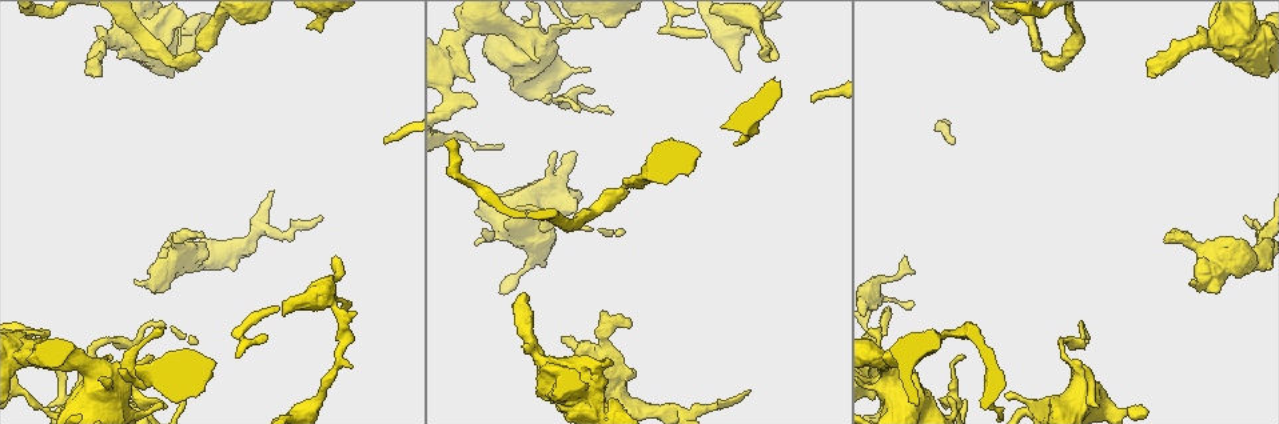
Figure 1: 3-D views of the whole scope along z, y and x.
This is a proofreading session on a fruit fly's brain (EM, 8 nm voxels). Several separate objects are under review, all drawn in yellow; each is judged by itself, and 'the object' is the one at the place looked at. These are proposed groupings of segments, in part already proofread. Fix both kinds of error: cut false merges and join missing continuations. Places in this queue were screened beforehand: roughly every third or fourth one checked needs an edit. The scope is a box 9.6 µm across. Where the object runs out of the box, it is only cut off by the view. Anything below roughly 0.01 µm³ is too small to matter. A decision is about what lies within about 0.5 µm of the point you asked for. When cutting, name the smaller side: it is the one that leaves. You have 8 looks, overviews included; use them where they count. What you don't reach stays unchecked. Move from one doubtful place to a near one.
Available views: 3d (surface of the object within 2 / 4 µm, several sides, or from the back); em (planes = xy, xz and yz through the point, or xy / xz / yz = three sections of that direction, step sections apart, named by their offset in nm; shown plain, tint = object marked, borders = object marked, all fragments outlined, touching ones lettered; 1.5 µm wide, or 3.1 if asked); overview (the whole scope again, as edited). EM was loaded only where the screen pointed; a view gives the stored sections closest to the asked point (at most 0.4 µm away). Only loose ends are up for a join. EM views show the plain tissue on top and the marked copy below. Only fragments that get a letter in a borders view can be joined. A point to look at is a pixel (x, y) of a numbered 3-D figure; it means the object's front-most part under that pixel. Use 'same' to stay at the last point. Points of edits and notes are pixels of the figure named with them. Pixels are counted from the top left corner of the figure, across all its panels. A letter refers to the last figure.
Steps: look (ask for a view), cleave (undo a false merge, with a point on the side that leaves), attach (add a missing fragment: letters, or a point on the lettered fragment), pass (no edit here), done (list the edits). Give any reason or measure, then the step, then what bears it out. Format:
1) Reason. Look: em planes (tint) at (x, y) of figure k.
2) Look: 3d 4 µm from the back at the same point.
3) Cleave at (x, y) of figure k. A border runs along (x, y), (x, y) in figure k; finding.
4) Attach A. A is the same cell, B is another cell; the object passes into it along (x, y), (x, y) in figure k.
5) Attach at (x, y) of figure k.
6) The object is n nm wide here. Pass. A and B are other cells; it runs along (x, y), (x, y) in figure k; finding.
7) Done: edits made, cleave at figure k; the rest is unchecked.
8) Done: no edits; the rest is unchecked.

An open end. Look: em xz step 4 (borders) at (102, 74) of figure 1.

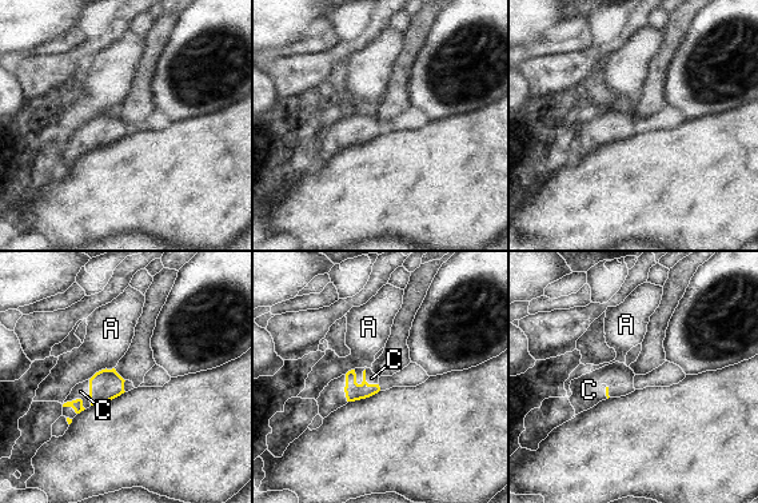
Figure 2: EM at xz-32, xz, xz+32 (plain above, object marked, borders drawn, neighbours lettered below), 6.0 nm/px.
The object is 140 nm wide here. Attach C. C is the same cell, A is another cell; the neuron continues.

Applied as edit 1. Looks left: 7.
Branch stops here. Look: em planes (borders) at (203, 233) of figure 1.

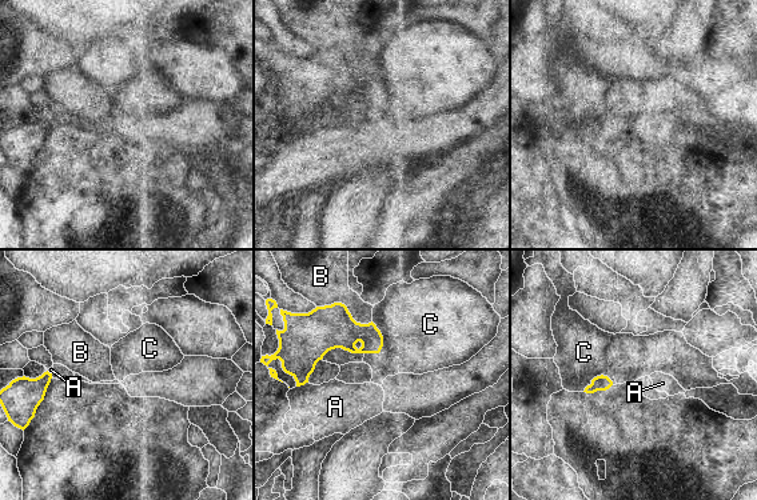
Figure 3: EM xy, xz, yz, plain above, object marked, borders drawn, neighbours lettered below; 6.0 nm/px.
Pass. A, B and C are other cells; no lettered fragment goes on from it.

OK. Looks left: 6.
Thin end. Look: 3d 4 µm at (151, 355) of figure 1.

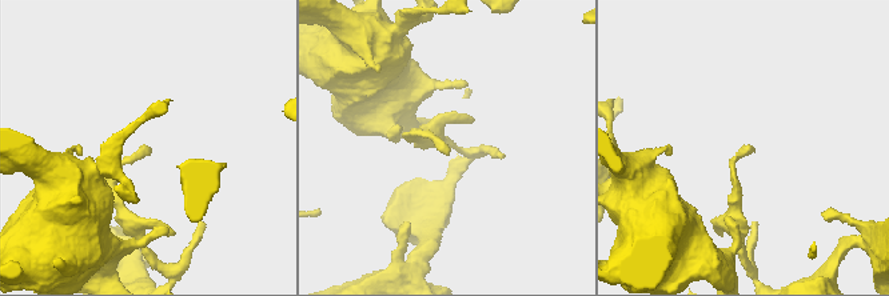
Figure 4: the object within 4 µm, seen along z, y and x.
Look: em yz step 4 (borders) at (150, 148) of figure 4.

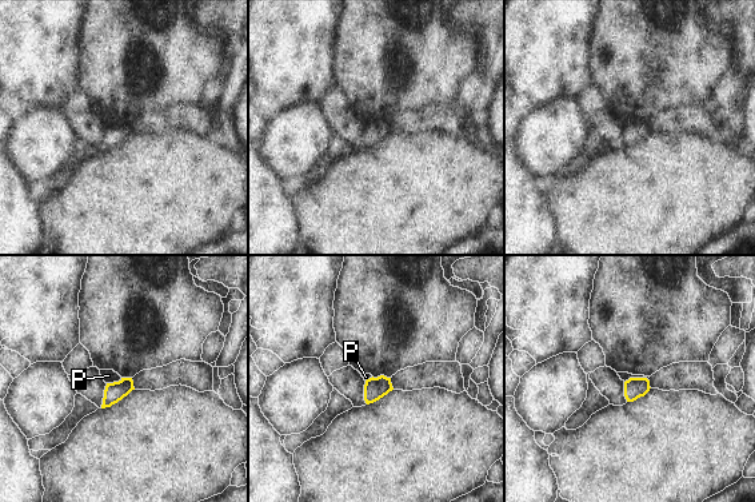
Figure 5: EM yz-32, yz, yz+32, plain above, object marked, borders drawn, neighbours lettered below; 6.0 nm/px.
The longest contact is with P, 100 nm. Pass. P is another cell; a border runs along (122, 378), (107, 383) in figure 5; none of them fits.

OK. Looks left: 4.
Done: edits made, attach at figure 2; the rest is unchecked.

